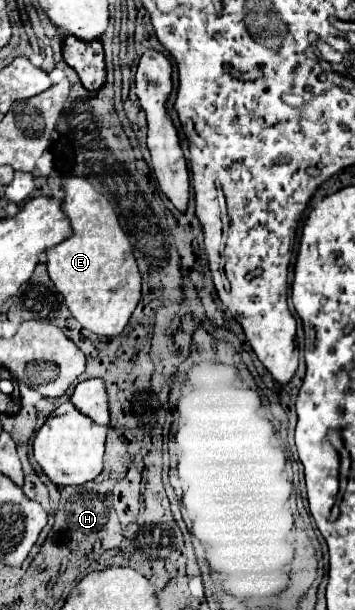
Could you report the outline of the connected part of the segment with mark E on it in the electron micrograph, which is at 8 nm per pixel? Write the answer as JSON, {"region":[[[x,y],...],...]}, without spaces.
{"region":[[[82,177],[66,179],[64,191],[66,191],[66,197],[64,197],[62,209],[68,215],[74,233],[64,243],[46,251],[48,253],[46,265],[48,265],[50,279],[54,281],[56,289],[64,295],[70,313],[82,327],[90,329],[96,335],[120,335],[124,331],[124,327],[128,325],[128,321],[140,301],[140,295],[142,295],[140,271],[138,271],[136,259],[132,255],[130,241],[128,241],[126,233],[122,231],[118,217],[116,217],[112,205],[108,203],[108,199],[102,193],[98,193],[86,179],[82,179]]]}

